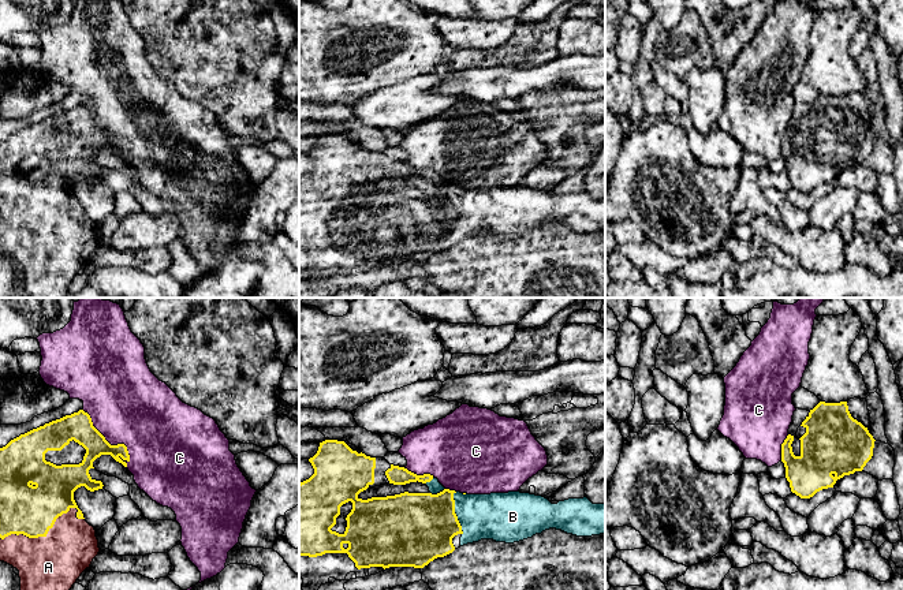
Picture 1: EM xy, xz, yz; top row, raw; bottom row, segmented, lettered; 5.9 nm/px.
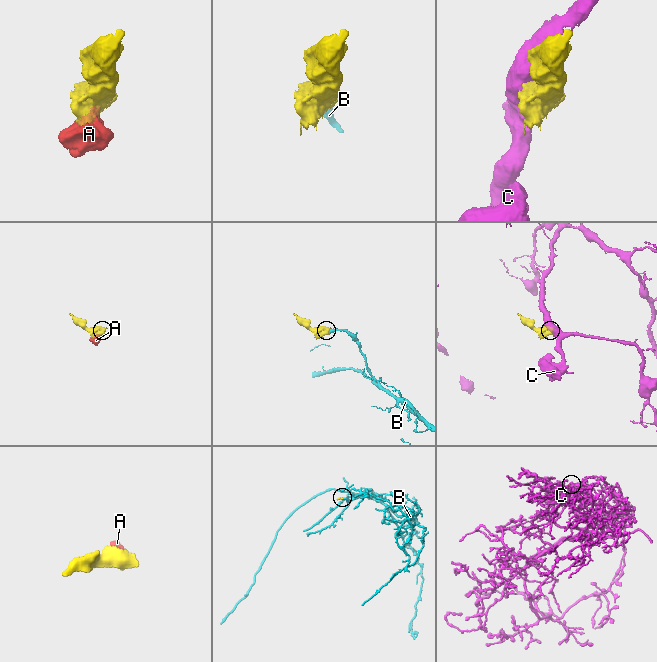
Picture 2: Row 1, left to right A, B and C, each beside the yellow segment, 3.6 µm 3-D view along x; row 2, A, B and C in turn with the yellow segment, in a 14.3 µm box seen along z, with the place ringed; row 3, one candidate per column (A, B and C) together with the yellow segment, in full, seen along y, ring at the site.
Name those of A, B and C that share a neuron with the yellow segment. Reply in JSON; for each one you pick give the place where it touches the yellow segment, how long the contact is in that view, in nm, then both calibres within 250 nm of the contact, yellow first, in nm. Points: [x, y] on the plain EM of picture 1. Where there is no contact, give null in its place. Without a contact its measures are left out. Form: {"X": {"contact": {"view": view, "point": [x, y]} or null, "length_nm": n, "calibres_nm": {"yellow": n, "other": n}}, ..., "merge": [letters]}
{"A": {"contact": {"view": "xy", "point": [47, 227]}, "length_nm": 500, "calibres_nm": {"yellow": 300, "other": 360}}, "B": {"contact": {"view": "xz", "point": [455, 208]}, "length_nm": 260, "calibres_nm": {"yellow": 420, "other": 280}}, "merge": ["A", "B"]}

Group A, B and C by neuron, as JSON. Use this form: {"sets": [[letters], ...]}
{"sets": [["A", "B"], ["C"]]}

